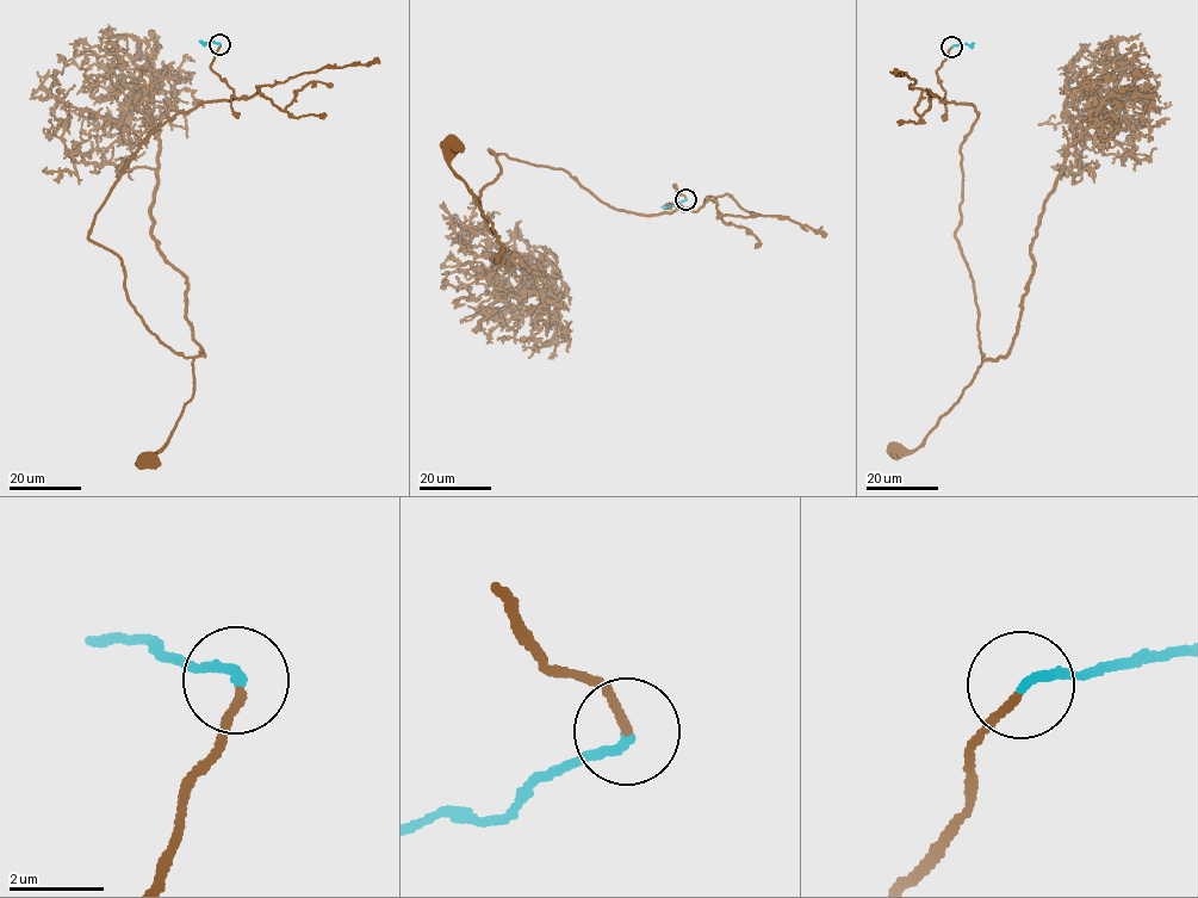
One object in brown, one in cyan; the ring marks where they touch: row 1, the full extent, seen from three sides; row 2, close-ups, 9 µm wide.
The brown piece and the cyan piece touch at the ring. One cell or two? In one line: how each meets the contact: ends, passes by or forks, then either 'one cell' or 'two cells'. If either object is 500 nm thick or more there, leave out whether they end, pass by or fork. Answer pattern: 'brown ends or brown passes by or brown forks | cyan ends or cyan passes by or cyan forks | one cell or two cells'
brown ends | cyan ends | one cell

